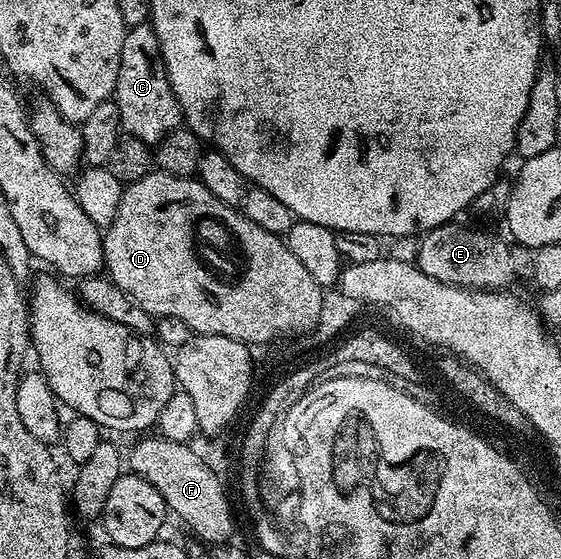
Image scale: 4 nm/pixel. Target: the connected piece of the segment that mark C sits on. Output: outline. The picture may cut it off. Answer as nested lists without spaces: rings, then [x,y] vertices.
[[[151,24],[134,25],[125,32],[114,100],[121,130],[127,136],[142,139],[142,143],[153,147],[184,121],[184,112],[180,110],[178,99],[168,82],[164,61],[160,57],[158,35],[152,30]]]

